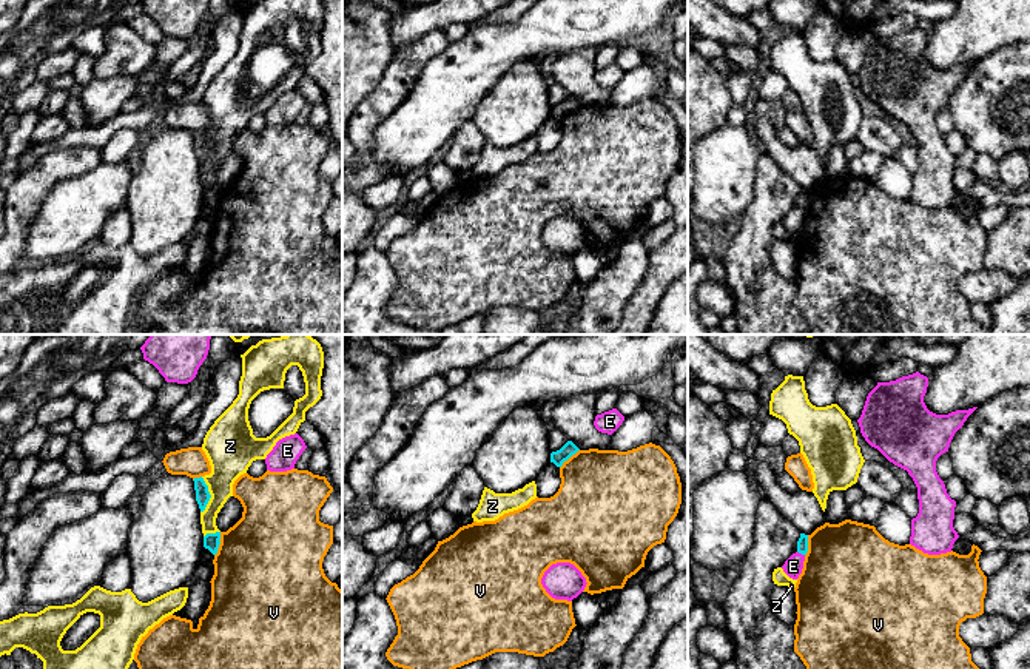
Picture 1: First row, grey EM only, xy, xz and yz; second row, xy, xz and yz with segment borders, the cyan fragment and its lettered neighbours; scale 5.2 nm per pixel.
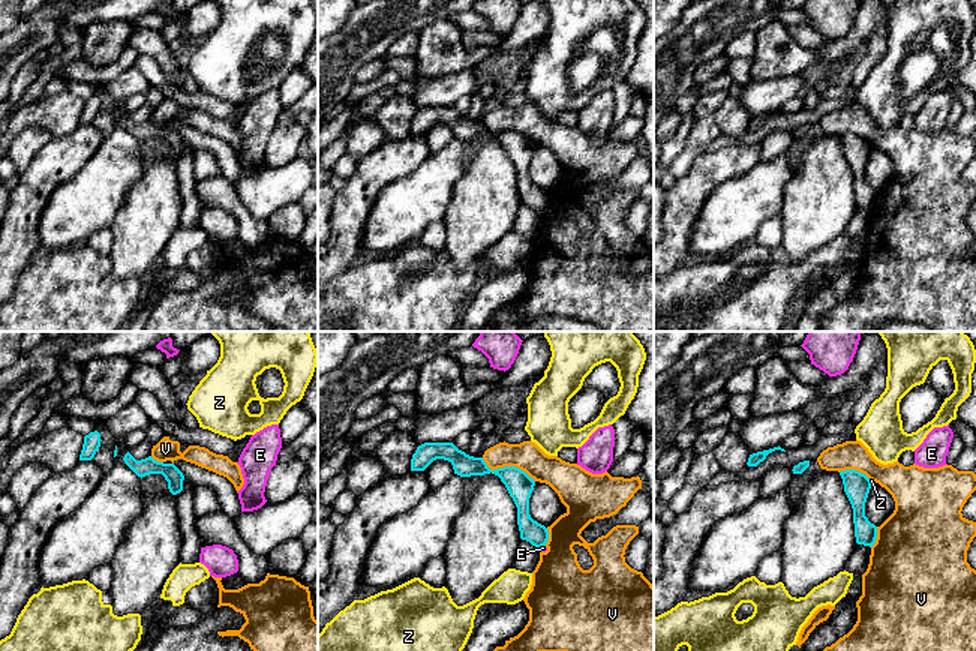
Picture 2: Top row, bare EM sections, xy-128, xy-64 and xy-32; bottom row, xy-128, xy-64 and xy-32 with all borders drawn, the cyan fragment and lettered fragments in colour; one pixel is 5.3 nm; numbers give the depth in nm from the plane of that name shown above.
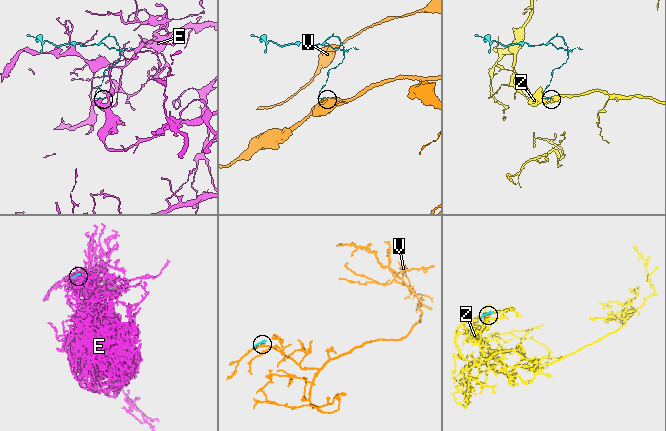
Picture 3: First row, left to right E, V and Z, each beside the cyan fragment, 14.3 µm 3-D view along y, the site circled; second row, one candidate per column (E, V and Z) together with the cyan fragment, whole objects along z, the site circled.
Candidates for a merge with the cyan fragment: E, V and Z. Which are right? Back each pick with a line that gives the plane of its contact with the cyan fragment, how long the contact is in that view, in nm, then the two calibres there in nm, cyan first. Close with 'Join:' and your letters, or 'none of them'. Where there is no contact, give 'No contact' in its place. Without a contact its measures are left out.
Join: none of them

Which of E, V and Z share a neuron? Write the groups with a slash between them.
E / V / Z

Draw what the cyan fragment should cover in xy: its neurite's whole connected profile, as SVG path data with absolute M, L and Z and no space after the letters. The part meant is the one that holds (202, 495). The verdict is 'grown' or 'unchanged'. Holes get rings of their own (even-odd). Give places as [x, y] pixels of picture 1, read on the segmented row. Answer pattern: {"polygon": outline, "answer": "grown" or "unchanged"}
{"polygon": "M194 478L194 490L196 490L196 501L199 504L200 512L205 510L211 495L208 492L208 486L205 484L204 478Z", "answer": "unchanged"}

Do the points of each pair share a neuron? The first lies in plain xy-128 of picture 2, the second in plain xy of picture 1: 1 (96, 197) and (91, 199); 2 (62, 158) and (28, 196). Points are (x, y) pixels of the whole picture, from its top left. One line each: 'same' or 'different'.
1: same
2: same

